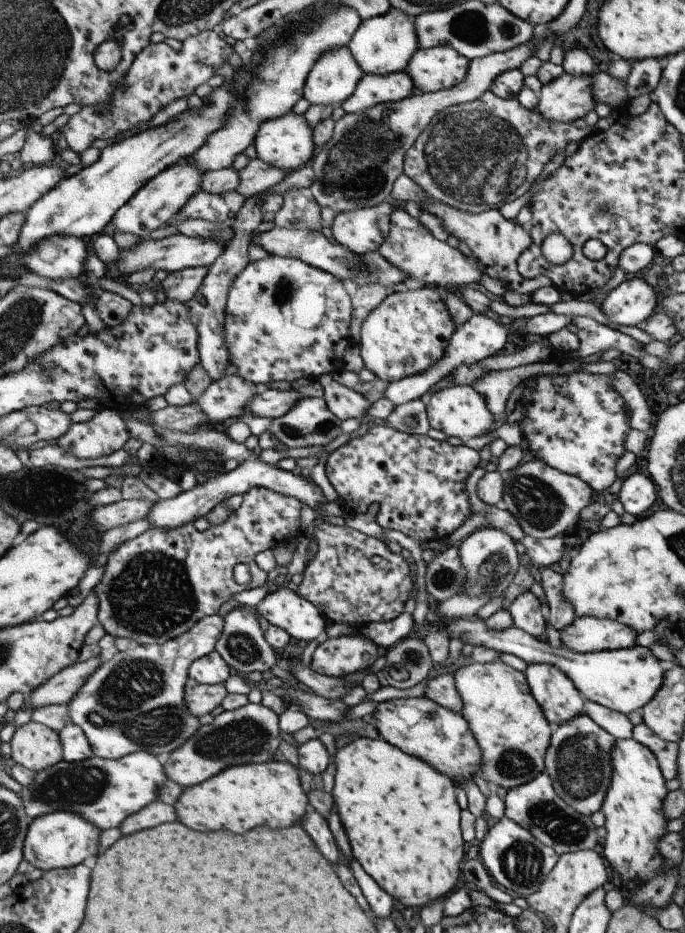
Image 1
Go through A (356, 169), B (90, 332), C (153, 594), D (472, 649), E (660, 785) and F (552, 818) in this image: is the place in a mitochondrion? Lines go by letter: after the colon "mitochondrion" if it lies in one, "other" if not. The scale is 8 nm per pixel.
A: mitochondrion
B: other
C: mitochondrion
D: other
E: other
F: mitochondrion

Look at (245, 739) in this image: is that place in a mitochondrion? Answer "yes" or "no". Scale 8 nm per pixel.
yes

